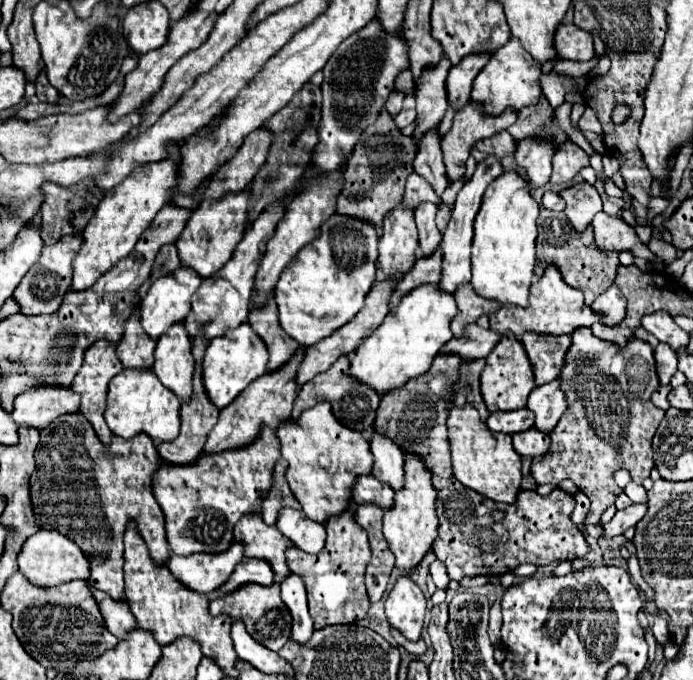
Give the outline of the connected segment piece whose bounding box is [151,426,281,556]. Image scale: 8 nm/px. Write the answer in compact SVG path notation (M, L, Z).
M261 426L259 436L243 448L205 454L205 456L199 456L195 462L183 464L183 466L161 460L161 466L153 474L151 488L157 504L165 514L165 530L167 530L167 542L171 546L171 552L181 556L195 554L195 552L211 552L211 554L225 552L225 548L229 548L233 540L233 526L237 518L241 518L241 514L247 514L247 512L259 512L261 498L265 496L265 490L271 488L273 466L279 458L281 458L281 452L279 452L279 440L275 432L269 426Z

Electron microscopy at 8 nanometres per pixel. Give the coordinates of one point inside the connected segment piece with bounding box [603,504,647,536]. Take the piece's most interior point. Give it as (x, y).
(630, 516)

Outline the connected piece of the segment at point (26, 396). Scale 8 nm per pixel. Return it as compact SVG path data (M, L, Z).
M31 386L15 398L11 414L17 426L43 430L49 428L57 416L77 412L79 402L81 394L77 394L71 386Z

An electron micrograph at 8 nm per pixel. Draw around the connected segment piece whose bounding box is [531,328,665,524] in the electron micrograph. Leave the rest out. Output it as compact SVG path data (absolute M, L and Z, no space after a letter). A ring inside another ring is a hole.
M577 328L571 334L571 346L565 354L565 364L559 372L559 380L561 390L567 398L567 410L549 434L549 452L541 456L541 460L533 460L531 474L537 484L557 484L565 478L573 480L575 486L591 500L591 510L587 514L585 524L597 524L607 506L615 504L615 498L623 492L619 486L615 486L613 472L619 468L627 468L631 472L631 478L641 484L653 468L651 440L655 436L657 426L665 418L665 412L649 402L649 394L653 394L653 390L659 386L653 348L651 344L635 336L629 338L625 346L617 346L615 342L603 342L601 338L597 338L591 328Z

